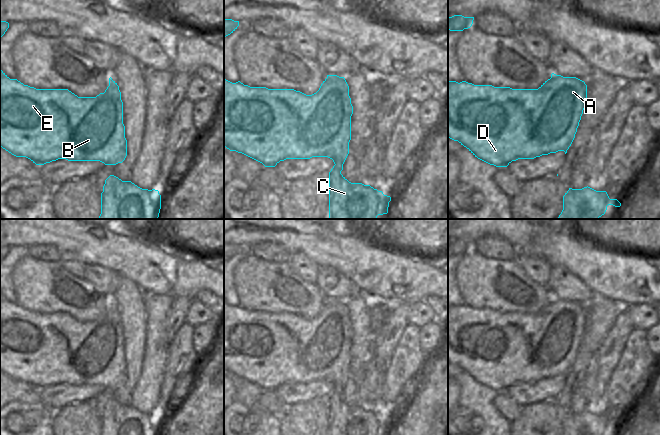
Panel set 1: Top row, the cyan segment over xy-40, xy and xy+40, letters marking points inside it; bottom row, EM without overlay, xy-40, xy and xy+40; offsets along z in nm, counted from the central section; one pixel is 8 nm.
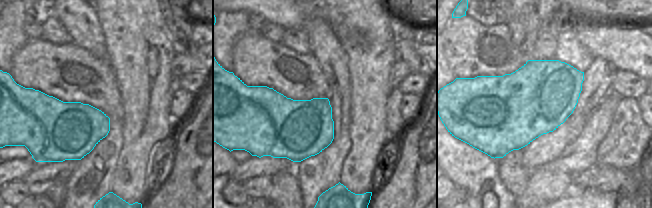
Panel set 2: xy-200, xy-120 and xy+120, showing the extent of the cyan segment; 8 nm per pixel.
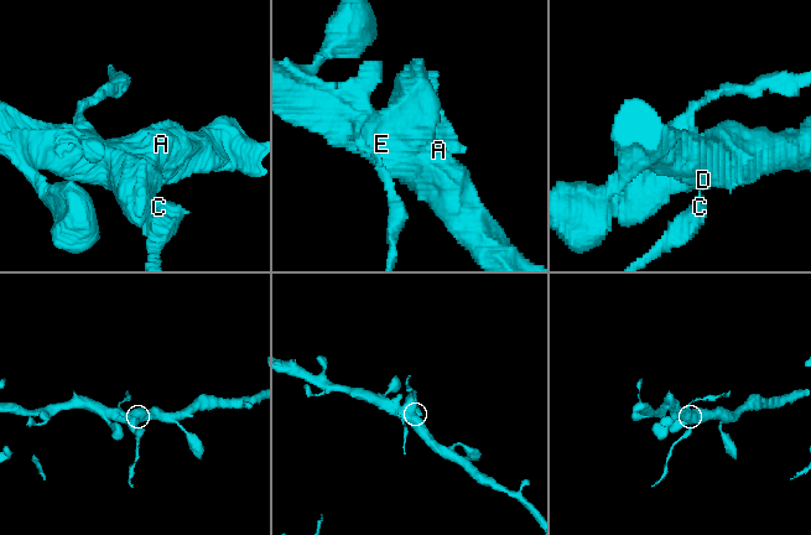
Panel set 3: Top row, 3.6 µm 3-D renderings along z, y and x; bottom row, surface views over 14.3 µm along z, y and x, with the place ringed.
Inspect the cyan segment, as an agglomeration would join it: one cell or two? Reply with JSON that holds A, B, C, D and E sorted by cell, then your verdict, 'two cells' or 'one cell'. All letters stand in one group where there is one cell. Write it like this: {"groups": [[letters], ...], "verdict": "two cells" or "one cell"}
{"groups": [["A", "B", "D", "E"], ["C"]], "verdict": "two cells"}

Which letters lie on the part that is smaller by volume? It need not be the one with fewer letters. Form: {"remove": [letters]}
{"remove": ["C"]}

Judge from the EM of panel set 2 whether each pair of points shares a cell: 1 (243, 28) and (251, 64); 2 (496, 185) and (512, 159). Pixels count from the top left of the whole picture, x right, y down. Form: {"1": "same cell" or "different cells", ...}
{"1": "different cells", "2": "different cells"}

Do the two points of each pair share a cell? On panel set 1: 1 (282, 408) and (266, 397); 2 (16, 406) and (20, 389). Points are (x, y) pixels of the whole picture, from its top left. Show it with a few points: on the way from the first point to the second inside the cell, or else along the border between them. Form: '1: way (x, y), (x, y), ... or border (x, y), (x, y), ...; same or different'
1: way (278, 408), (270, 401); same
2: border (10, 401), (21, 401), (31, 406); different

